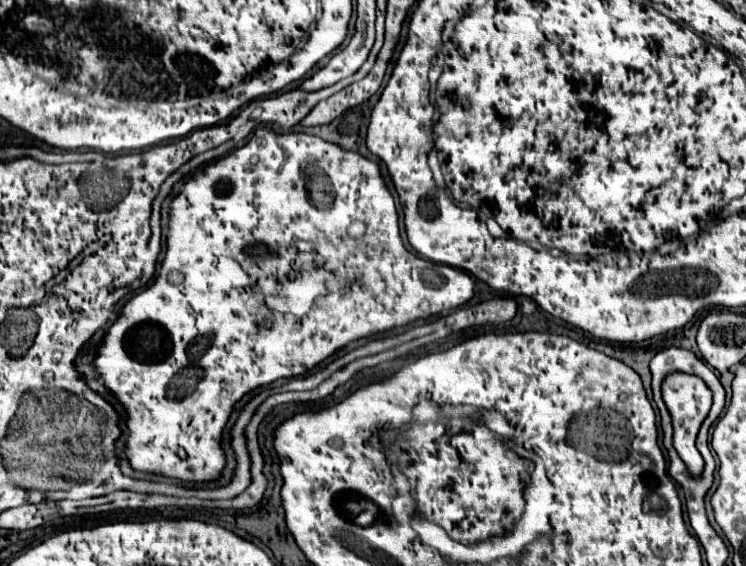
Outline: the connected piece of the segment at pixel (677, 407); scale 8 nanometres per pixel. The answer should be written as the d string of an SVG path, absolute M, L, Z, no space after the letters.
M672 372L668 376L664 376L662 382L662 398L664 404L672 416L672 426L674 426L674 448L678 452L678 456L682 458L682 462L686 464L686 470L690 476L700 478L702 470L704 470L704 460L700 456L700 452L696 450L696 434L700 430L700 424L704 422L704 418L708 416L708 410L712 406L712 392L708 390L708 386L702 382L702 378L696 378L694 374L684 374L684 372Z

